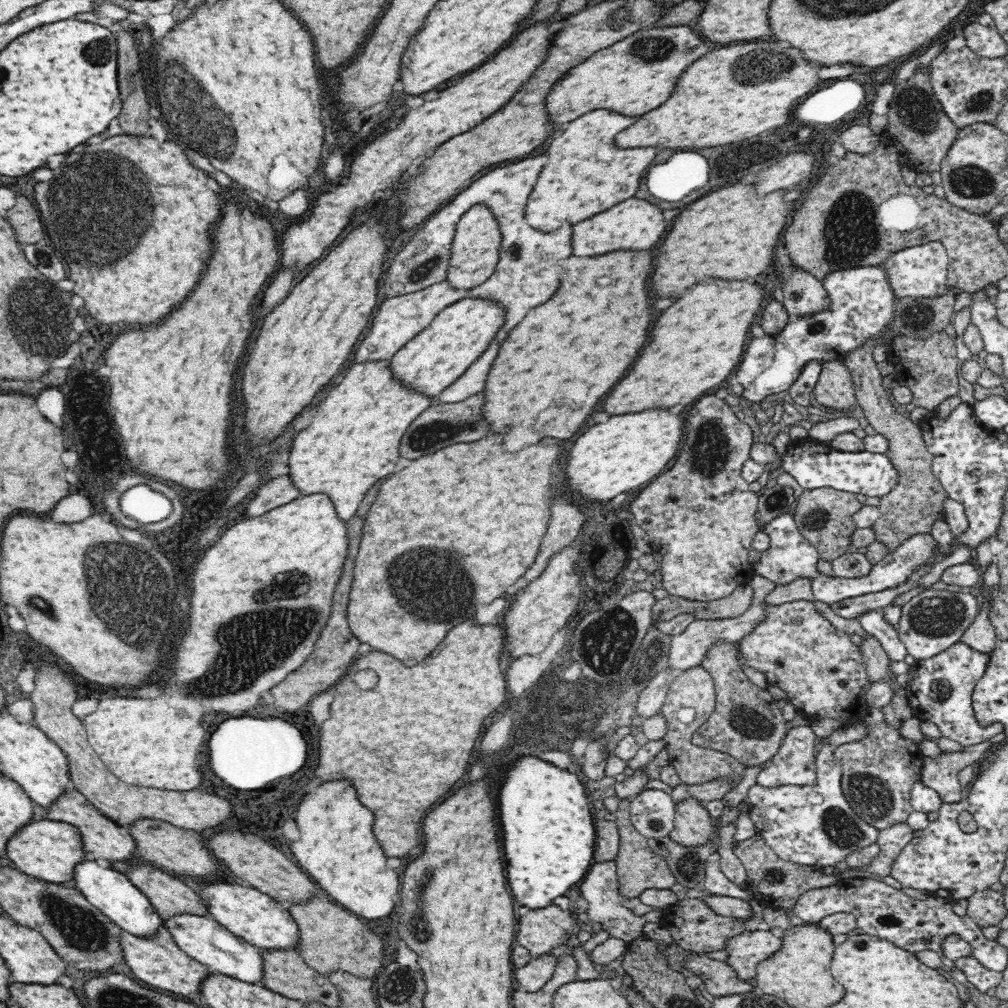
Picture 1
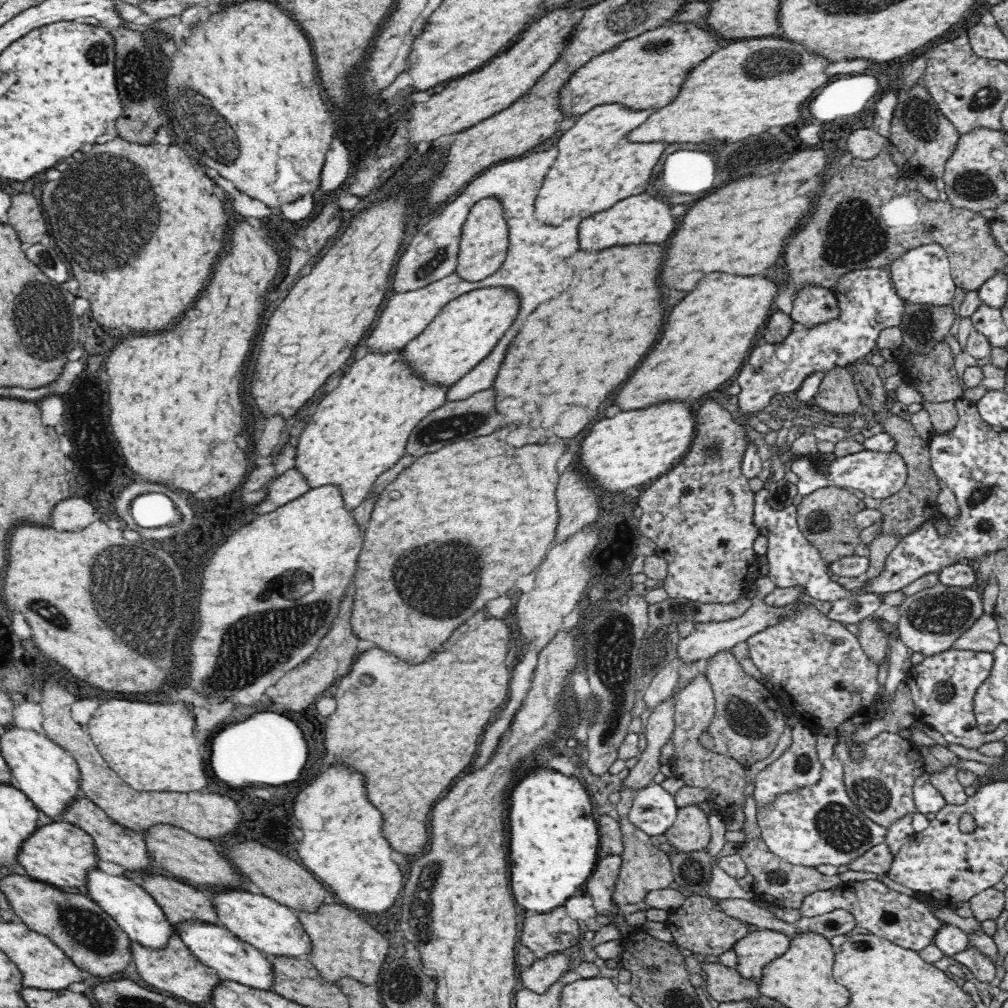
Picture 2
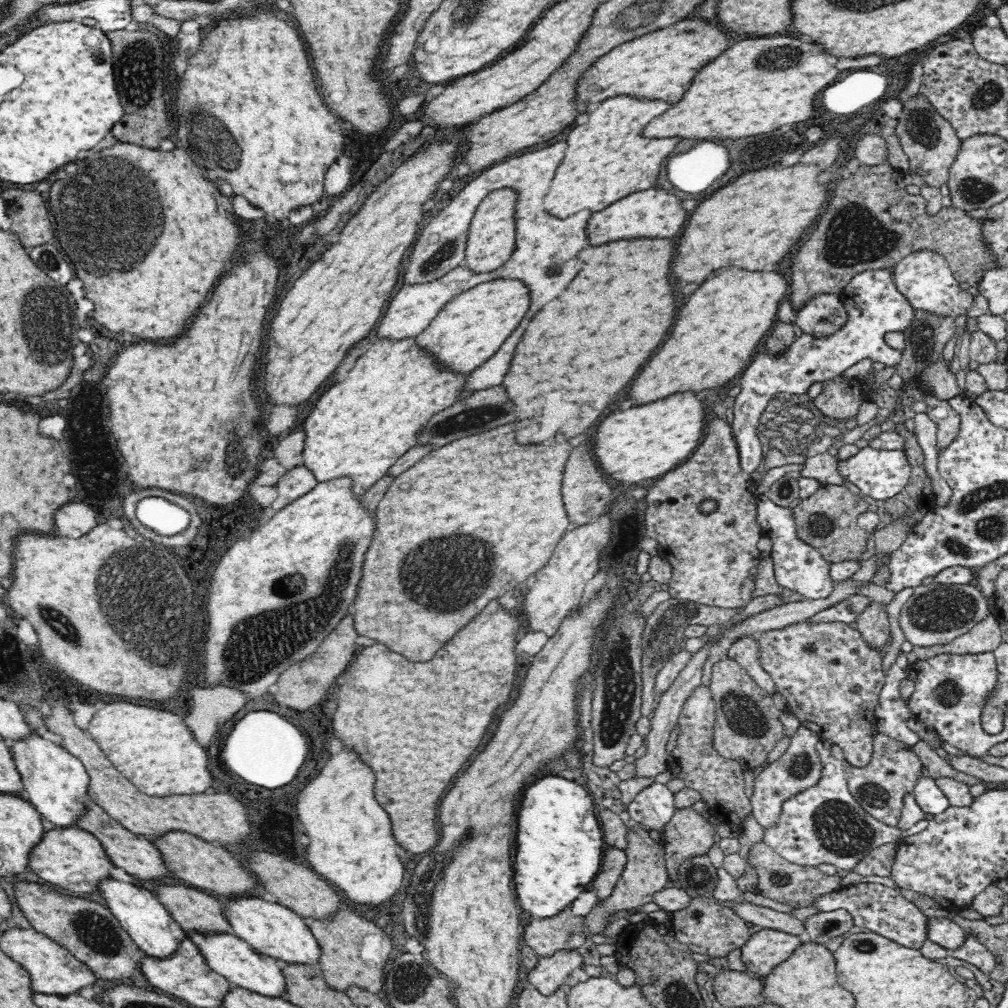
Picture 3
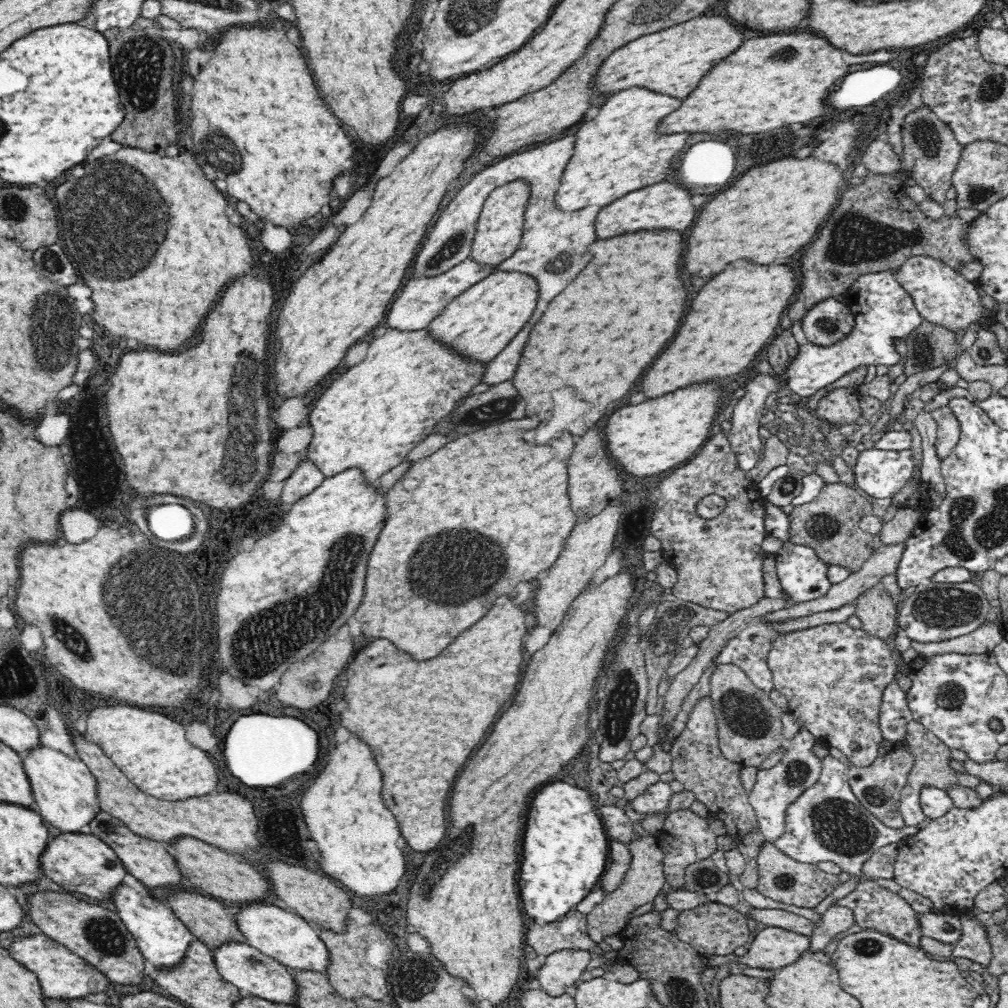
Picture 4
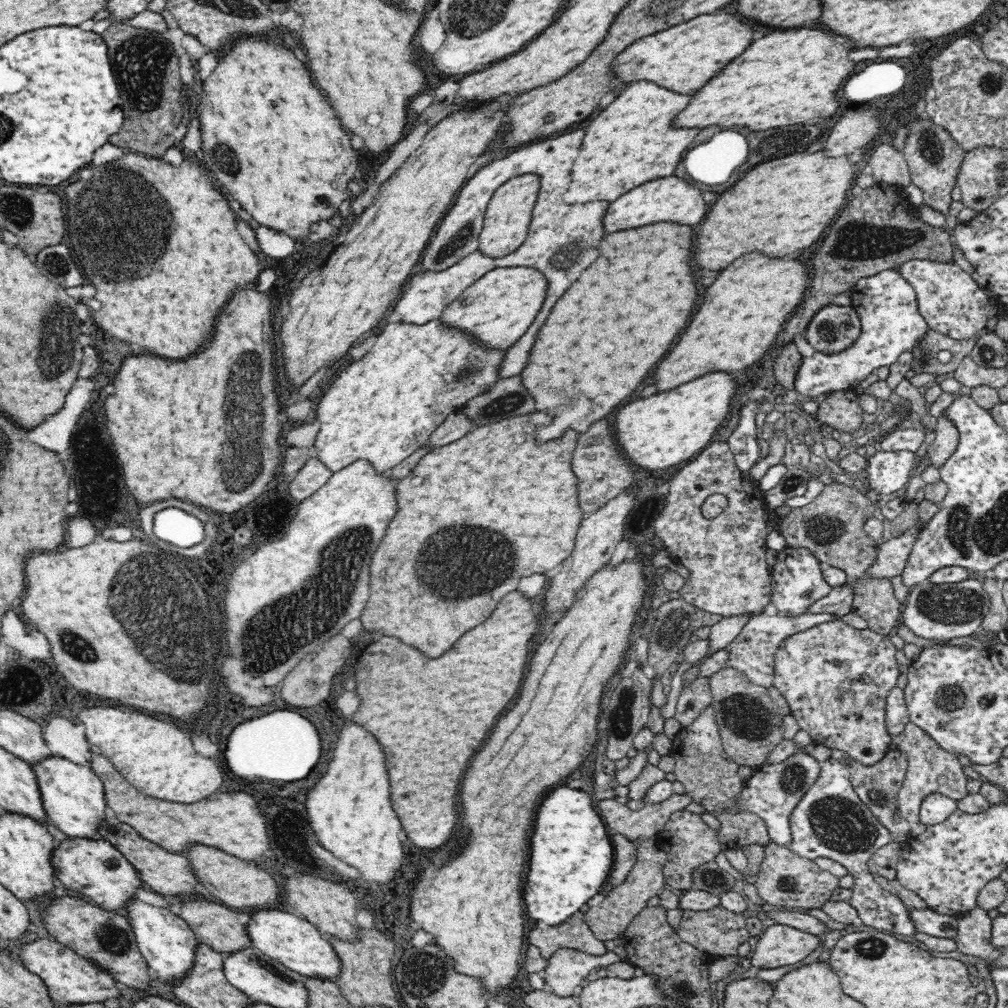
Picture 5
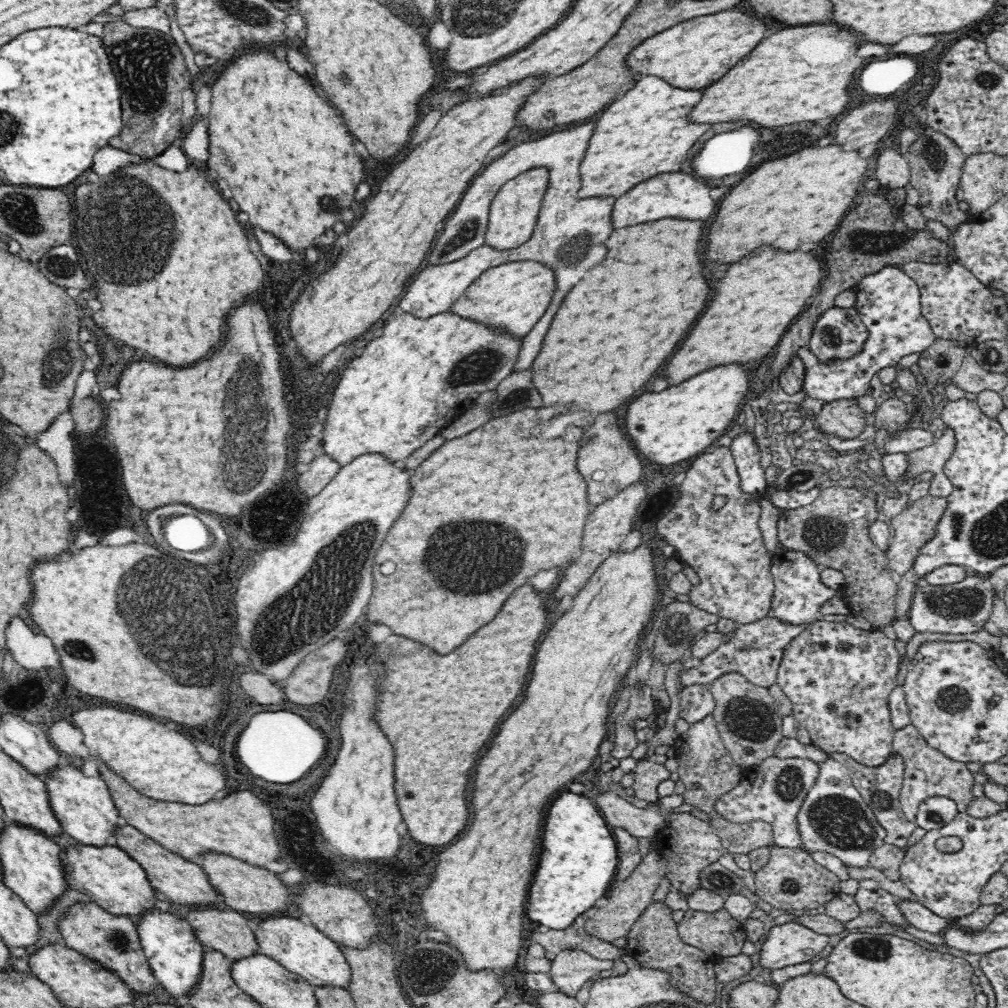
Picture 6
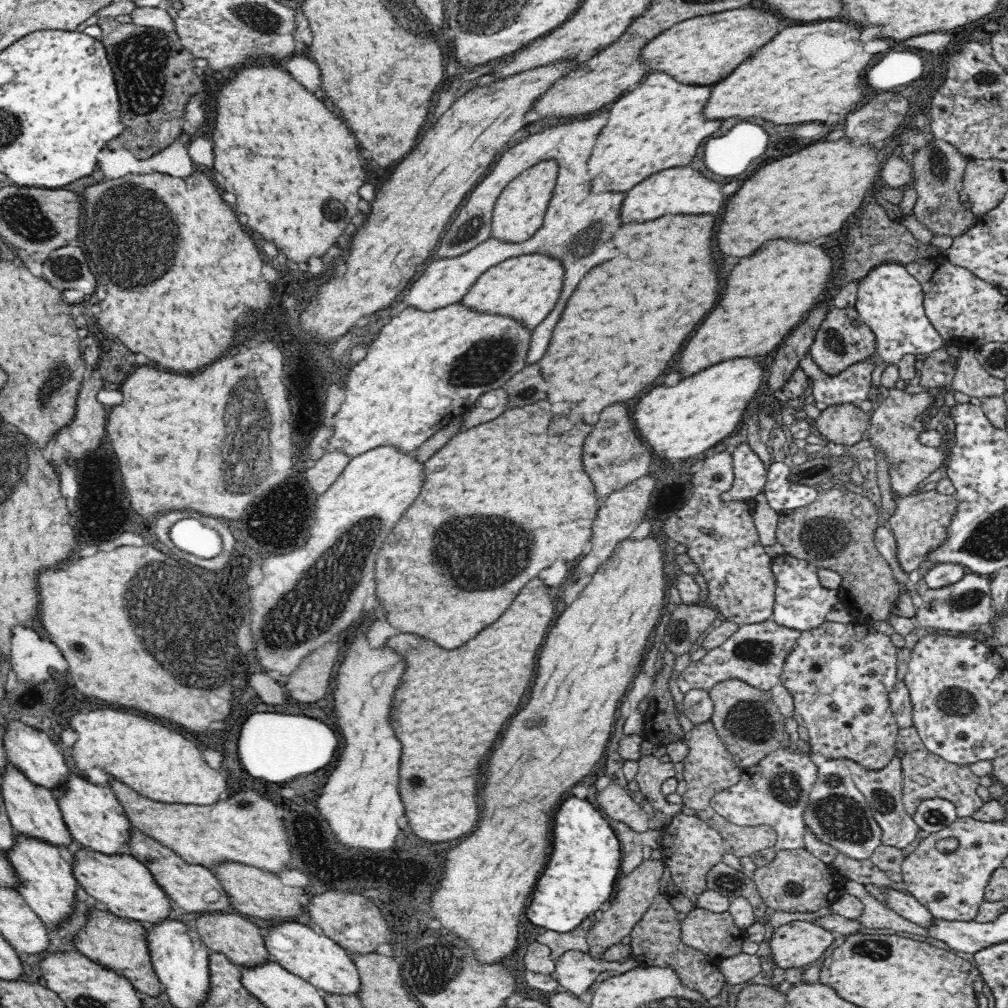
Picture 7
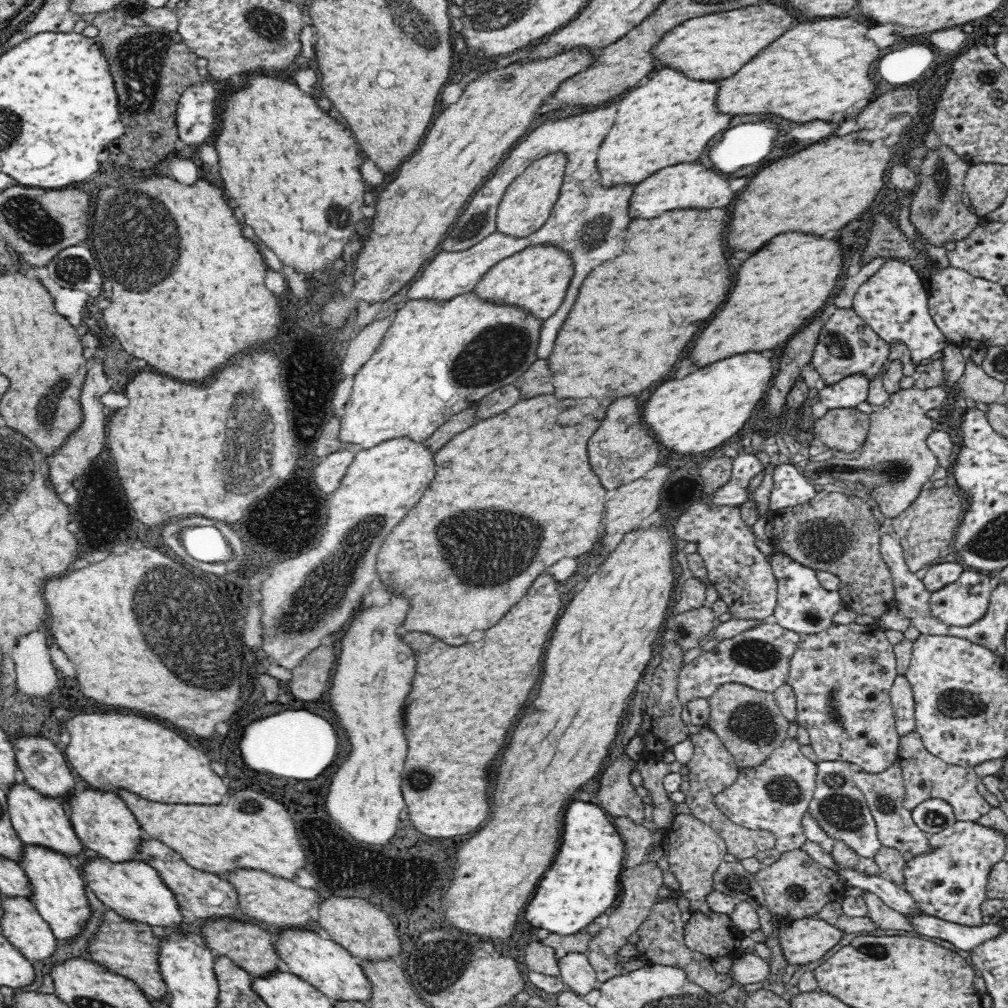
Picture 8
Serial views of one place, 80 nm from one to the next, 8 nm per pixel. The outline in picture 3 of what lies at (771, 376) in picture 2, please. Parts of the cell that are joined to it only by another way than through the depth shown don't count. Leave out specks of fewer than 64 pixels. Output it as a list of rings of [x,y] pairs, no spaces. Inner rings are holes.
[[[870,269],[854,274],[838,296],[847,313],[842,328],[824,336],[801,332],[784,352],[770,354],[764,350],[756,354],[740,376],[741,390],[735,396],[734,420],[731,427],[738,443],[740,464],[746,474],[751,476],[764,459],[765,450],[760,442],[757,427],[766,418],[764,409],[774,394],[804,394],[810,384],[833,379],[856,362],[860,362],[862,358],[871,358],[876,362],[884,362],[885,366],[894,367],[901,361],[902,350],[888,347],[883,341],[884,334],[904,330],[912,322],[915,309],[898,291],[893,281],[892,270]]]

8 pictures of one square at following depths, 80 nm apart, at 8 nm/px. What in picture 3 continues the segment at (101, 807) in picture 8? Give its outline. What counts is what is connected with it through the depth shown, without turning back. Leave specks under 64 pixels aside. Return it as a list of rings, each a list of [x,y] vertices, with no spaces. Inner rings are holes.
[[[30,732],[22,738],[7,741],[22,782],[20,795],[28,799],[34,808],[56,826],[76,825],[76,818],[84,814],[84,804],[89,800],[89,777],[79,758],[62,746]]]

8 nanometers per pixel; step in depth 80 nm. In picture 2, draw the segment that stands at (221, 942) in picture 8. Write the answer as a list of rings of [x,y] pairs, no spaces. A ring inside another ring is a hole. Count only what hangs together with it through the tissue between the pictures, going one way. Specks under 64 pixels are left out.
[[[143,872],[140,879],[140,886],[158,903],[166,919],[172,924],[190,918],[210,924],[221,924],[212,901],[188,883],[182,884],[182,880],[164,878],[160,873],[153,872]]]

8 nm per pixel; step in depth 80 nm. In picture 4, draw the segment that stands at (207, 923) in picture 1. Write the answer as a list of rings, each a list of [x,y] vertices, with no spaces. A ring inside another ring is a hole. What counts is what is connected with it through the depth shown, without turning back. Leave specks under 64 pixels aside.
[[[228,940],[220,942],[218,946],[210,948],[214,957],[216,970],[227,982],[236,986],[241,996],[254,995],[266,1001],[282,1002],[295,1006],[297,996],[297,983],[292,973],[281,962],[274,960],[267,954],[262,954],[258,949],[250,946],[247,942]]]

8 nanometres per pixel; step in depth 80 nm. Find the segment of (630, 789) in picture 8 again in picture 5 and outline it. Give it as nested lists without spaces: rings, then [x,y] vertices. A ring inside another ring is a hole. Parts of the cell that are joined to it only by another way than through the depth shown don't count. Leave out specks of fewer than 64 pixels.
[[[685,792],[674,793],[663,803],[644,806],[637,811],[618,803],[616,799],[601,800],[597,810],[611,834],[620,833],[630,841],[636,840],[638,836],[647,836],[649,840],[653,840],[663,831],[671,814],[686,808],[691,802],[693,800]]]

